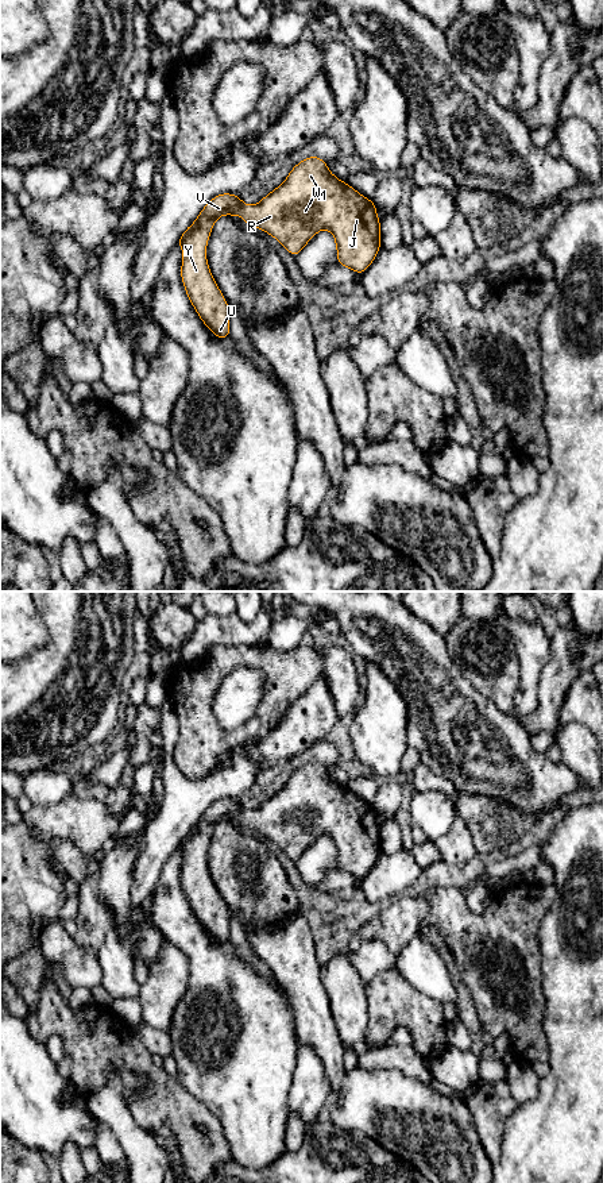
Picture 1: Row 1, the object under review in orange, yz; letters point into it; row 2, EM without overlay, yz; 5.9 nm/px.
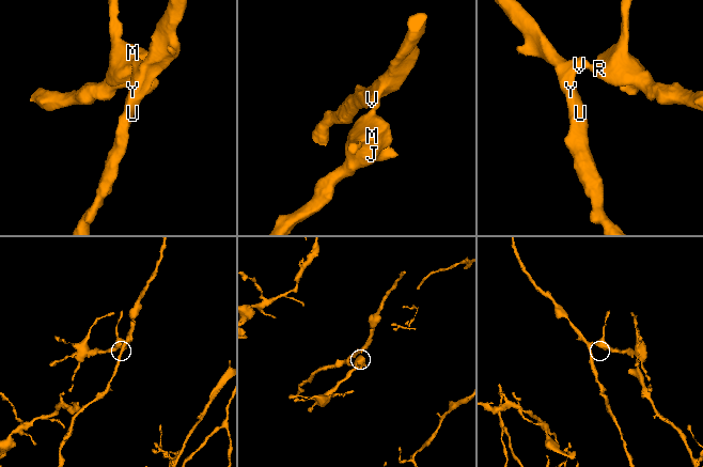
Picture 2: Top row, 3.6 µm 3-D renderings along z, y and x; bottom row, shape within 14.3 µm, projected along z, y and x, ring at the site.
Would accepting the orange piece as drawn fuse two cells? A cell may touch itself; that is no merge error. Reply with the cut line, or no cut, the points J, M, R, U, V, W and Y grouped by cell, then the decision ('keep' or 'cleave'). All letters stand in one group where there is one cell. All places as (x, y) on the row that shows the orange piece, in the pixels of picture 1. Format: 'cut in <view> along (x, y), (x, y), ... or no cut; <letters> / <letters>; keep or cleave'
no cut; J M R U V W Y; keep

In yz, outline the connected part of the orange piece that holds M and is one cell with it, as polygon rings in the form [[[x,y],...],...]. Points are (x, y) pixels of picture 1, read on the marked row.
[[[316,155],[306,157],[297,163],[286,180],[255,205],[246,205],[239,196],[232,193],[217,194],[208,201],[194,223],[185,230],[177,246],[183,251],[181,280],[189,301],[201,321],[219,339],[231,336],[229,307],[210,274],[206,244],[216,220],[223,215],[241,216],[247,226],[254,226],[275,238],[293,257],[297,257],[318,231],[329,230],[336,242],[336,265],[347,266],[362,275],[382,247],[380,220],[374,201],[333,176],[326,161]]]

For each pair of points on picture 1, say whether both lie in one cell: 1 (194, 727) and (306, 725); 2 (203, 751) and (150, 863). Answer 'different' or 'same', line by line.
1: different
2: different

